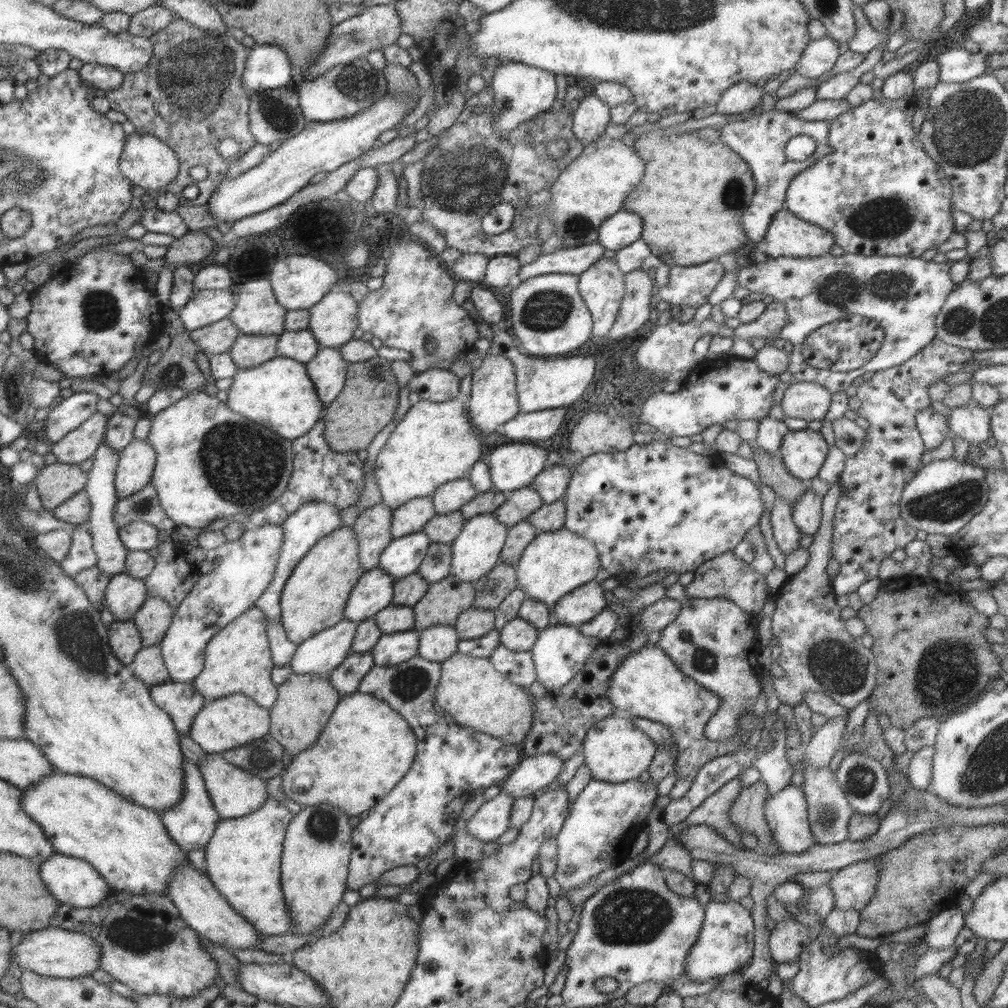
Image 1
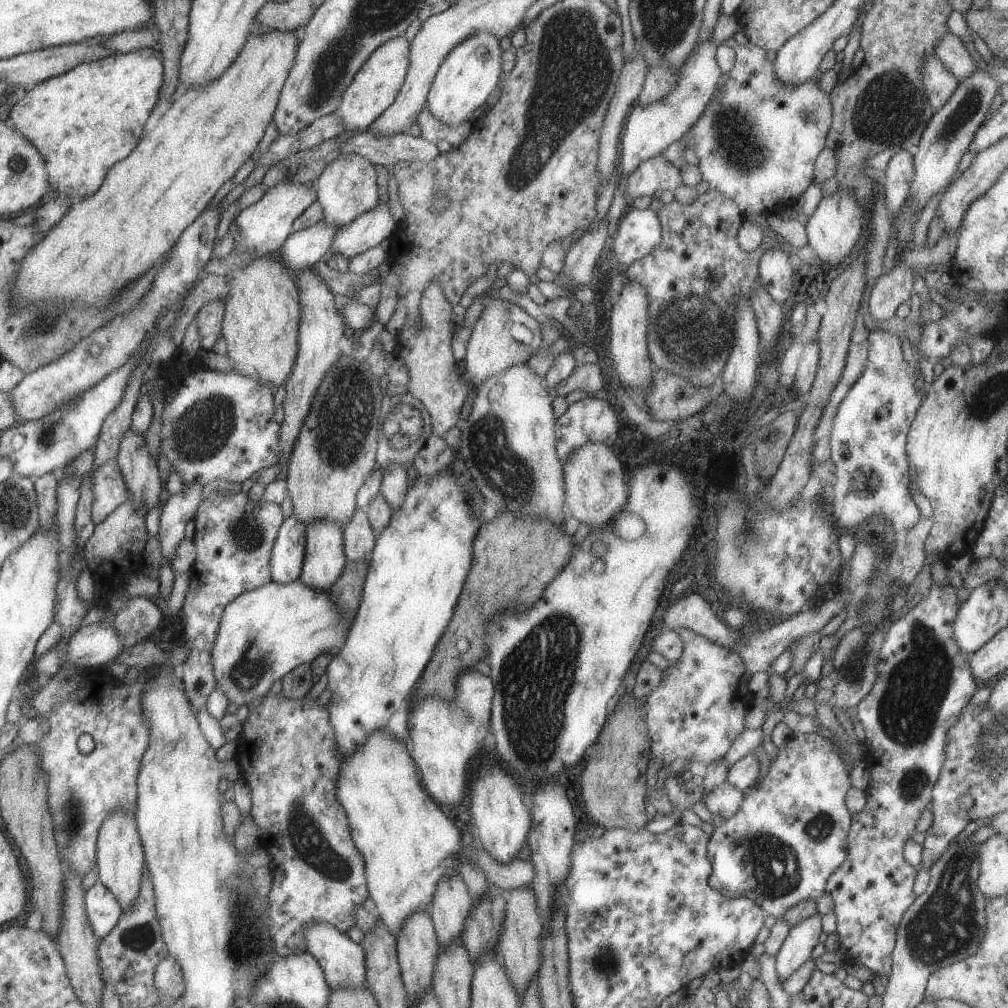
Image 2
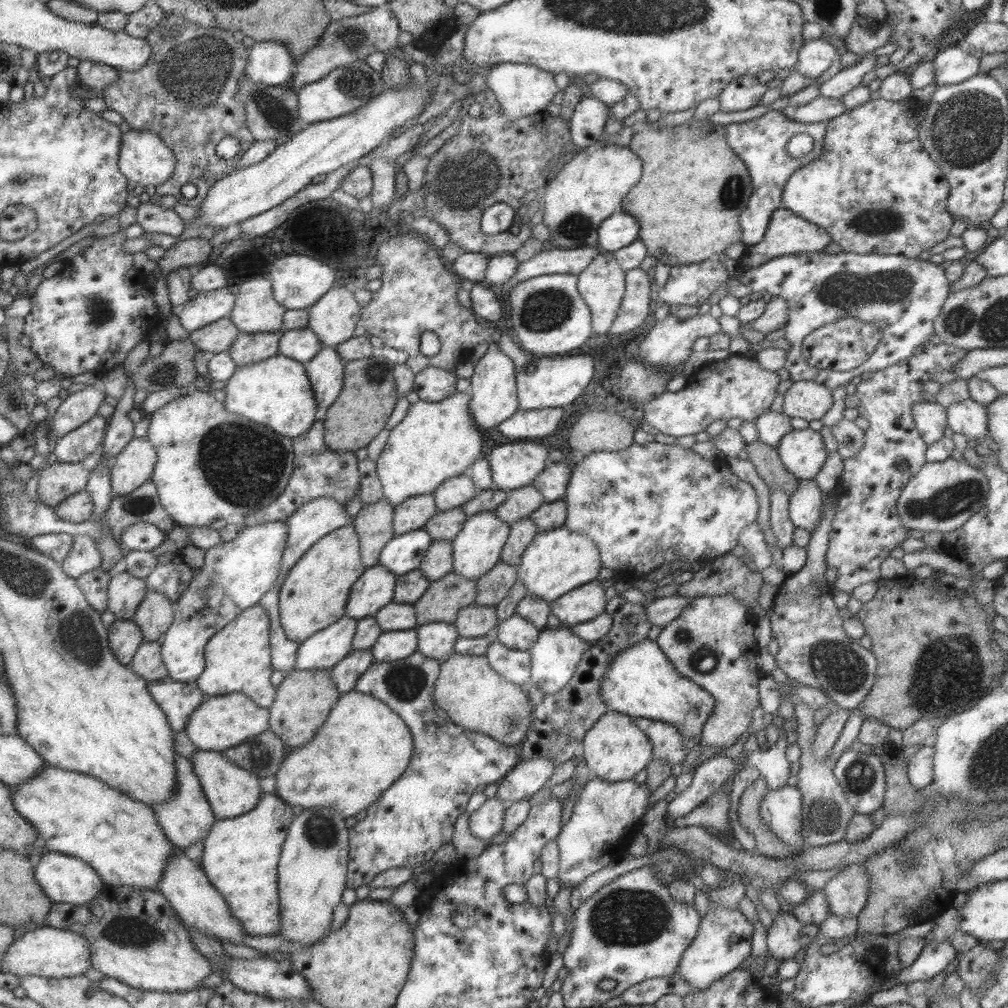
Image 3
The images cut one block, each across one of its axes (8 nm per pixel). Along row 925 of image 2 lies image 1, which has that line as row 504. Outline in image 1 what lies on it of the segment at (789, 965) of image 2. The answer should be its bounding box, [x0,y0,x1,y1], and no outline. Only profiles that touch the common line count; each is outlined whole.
[791,486,822,534]

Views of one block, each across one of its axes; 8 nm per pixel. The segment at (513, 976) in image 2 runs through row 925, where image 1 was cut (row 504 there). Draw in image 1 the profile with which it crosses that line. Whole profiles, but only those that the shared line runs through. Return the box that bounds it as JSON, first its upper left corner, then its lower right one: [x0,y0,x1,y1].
[492,486,542,527]

